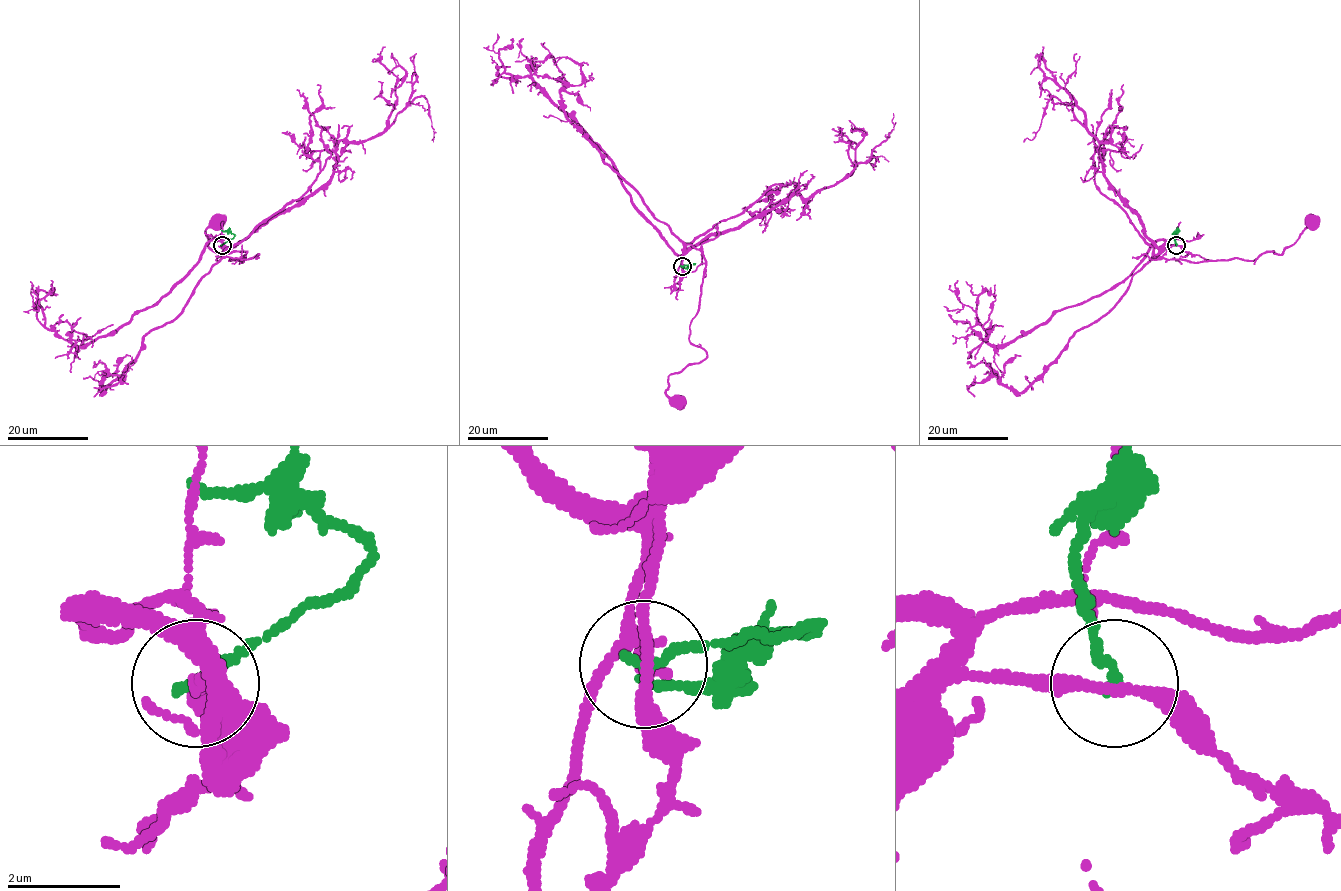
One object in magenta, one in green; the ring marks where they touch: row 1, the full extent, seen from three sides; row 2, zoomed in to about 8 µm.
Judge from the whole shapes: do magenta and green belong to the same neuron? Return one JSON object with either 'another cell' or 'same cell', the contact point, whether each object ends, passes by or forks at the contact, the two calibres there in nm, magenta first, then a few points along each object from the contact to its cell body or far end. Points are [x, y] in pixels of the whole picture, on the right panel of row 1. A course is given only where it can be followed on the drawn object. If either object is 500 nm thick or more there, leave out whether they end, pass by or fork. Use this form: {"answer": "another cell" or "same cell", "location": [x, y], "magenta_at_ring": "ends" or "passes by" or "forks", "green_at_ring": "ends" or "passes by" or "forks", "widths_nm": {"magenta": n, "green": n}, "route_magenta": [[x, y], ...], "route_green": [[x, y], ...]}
{"answer": "another cell", "location": [1176, 245], "magenta_at_ring": "passes by", "green_at_ring": "ends", "widths_nm": {"magenta": 200, "green": 170}, "route_magenta": [[1176, 245], [1159, 247], [1144, 234], [1104, 175], [1099, 146], [1108, 140], [1067, 103], [1051, 97], [1024, 141]], "route_green": [[1176, 245], [1174, 236], [1177, 230]]}

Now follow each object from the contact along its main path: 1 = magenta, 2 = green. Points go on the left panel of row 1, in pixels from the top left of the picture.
1: (222, 245), (239, 243), (301, 204), (329, 180), (340, 140), (377, 136), (416, 97), (426, 99), (433, 141)
2: (222, 245), (234, 236), (221, 230)

